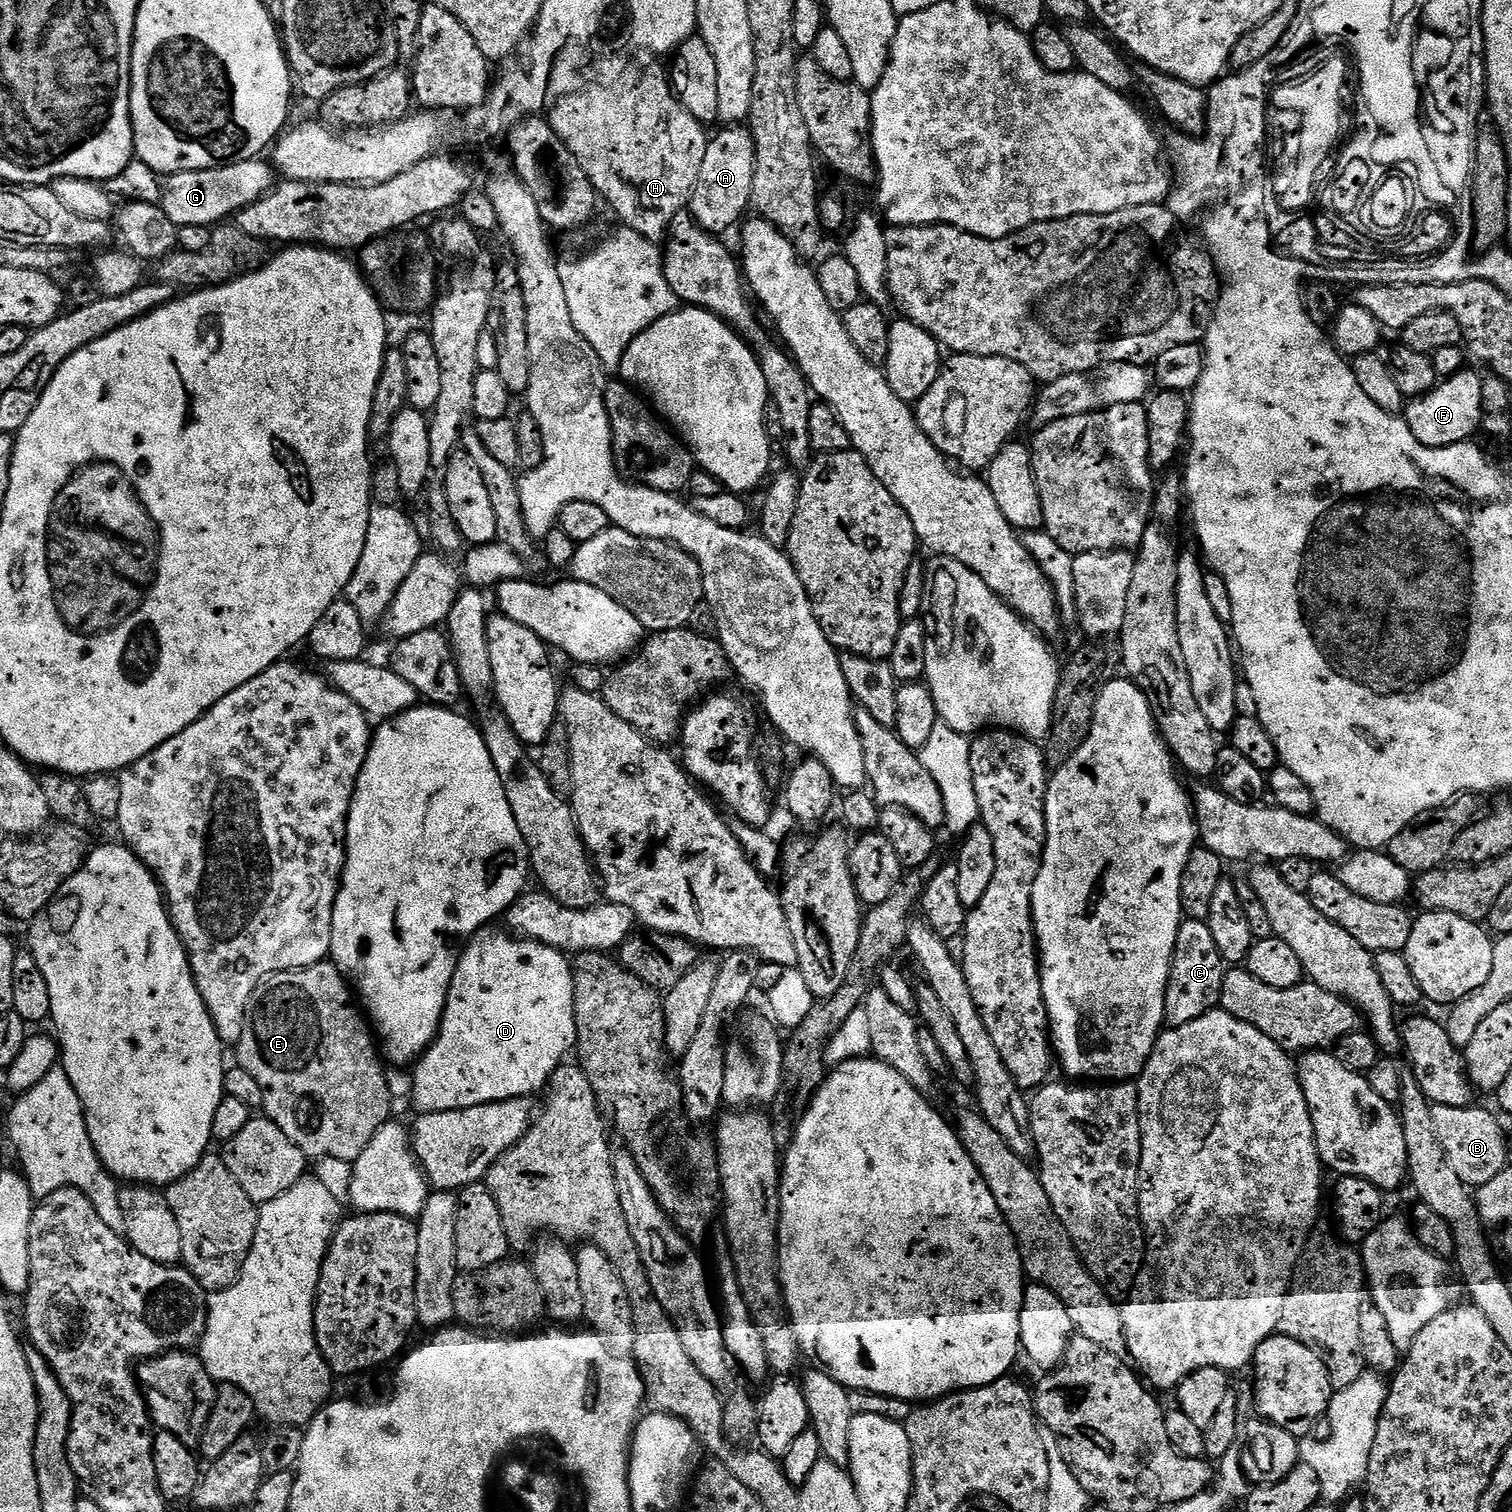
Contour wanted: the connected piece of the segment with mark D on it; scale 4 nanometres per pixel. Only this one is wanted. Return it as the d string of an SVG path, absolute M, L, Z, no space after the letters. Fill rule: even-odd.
M484 930L479 934L471 937L467 941L468 949L463 953L459 953L456 969L452 975L452 981L448 987L448 1001L444 1007L444 1016L440 1020L440 1031L436 1033L436 1039L428 1045L427 1052L419 1057L418 1063L415 1065L416 1077L412 1080L412 1100L417 1104L421 1113L428 1112L453 1112L454 1110L462 1110L470 1106L482 1106L483 1104L493 1104L499 1100L513 1100L519 1096L525 1098L531 1097L531 1092L536 1092L540 1087L543 1089L549 1083L556 1068L561 1066L565 1061L565 1057L560 1055L560 1050L555 1049L551 1036L551 1023L548 1017L541 1013L542 1008L538 1007L539 995L541 990L536 988L538 984L538 975L540 969L530 961L529 955L524 948L524 940L517 938L515 935L503 932L488 932L492 930Z

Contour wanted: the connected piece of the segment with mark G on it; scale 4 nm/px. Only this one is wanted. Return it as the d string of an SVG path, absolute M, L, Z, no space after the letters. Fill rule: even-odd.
M264 158L238 162L237 164L223 164L220 168L211 168L205 172L178 172L169 175L166 180L166 187L163 189L162 207L166 210L166 218L174 222L177 229L184 228L204 228L219 225L227 218L235 217L237 212L241 212L246 206L258 202L268 192L271 192L277 183L278 176L273 165L264 161Z

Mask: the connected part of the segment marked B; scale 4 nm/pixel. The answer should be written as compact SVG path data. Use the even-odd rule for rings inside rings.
M1441 1104L1433 1107L1433 1126L1437 1140L1445 1152L1451 1175L1461 1185L1479 1190L1483 1184L1494 1179L1509 1167L1508 1144L1500 1124L1488 1112L1476 1112L1472 1108L1447 1108Z

